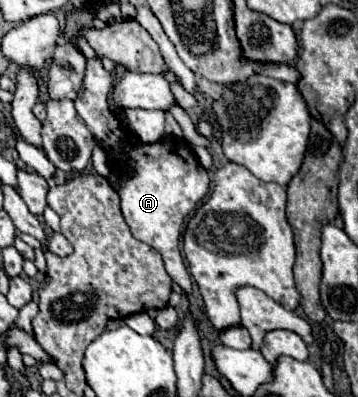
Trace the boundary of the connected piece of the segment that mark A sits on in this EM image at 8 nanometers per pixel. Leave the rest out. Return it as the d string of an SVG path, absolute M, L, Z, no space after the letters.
M90 58L86 66L84 92L74 100L80 118L86 122L96 144L108 154L112 162L112 172L120 176L120 182L114 184L114 190L120 196L120 210L132 232L132 236L148 246L156 248L166 264L168 274L184 288L192 292L190 274L180 256L180 228L184 216L190 214L196 204L208 194L210 176L200 166L190 144L184 138L164 138L154 144L144 144L132 136L130 128L110 110L108 94L114 88L116 78L102 66L100 58Z

